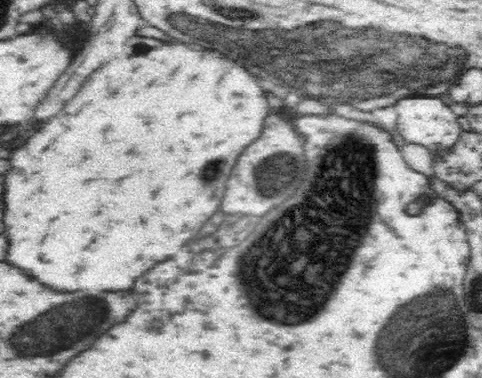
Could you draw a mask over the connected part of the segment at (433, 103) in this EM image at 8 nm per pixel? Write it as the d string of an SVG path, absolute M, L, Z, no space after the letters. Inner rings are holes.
M406 98L400 100L396 106L398 110L397 131L402 138L406 138L412 145L420 145L430 150L446 150L458 144L460 135L466 128L461 119L452 113L450 105L446 105L440 98Z

